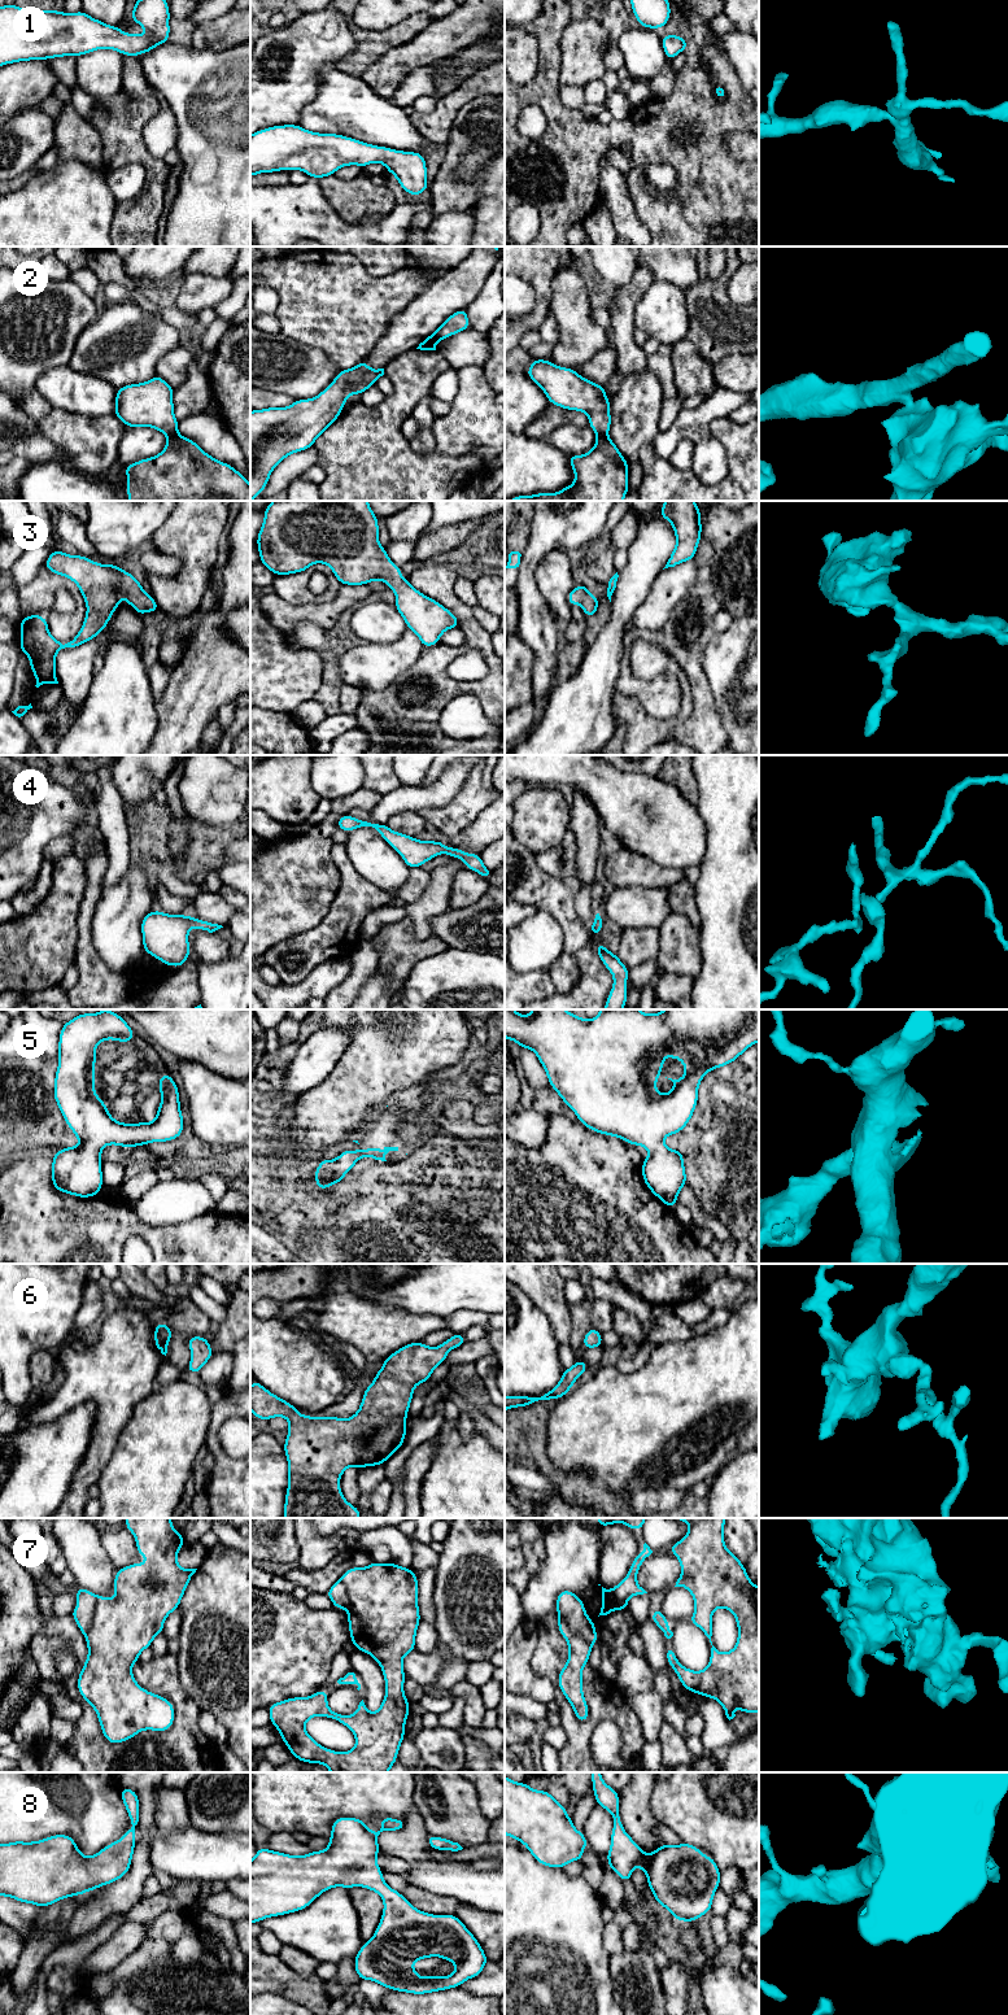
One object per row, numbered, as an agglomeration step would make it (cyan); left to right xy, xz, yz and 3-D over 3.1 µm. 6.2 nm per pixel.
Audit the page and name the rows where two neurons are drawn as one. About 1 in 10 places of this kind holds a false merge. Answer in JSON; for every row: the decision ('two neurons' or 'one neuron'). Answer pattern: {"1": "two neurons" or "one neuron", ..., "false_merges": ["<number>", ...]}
{"1": "one neuron", "2": "two neurons", "3": "one neuron", "4": "one neuron", "5": "one neuron", "6": "one neuron", "7": "two neurons", "8": "one neuron", "false_merges": ["2", "7"]}

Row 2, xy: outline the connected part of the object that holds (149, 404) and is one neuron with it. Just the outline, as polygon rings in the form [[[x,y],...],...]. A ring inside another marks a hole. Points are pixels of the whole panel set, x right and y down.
[[[158,375],[150,380],[118,388],[114,414],[128,428],[150,427],[167,437],[178,432],[174,388]]]

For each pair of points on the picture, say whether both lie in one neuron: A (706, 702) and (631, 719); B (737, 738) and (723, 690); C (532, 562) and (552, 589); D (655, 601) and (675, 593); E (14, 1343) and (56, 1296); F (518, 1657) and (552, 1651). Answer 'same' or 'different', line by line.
A: different
B: same
C: different
D: same
E: same
F: different

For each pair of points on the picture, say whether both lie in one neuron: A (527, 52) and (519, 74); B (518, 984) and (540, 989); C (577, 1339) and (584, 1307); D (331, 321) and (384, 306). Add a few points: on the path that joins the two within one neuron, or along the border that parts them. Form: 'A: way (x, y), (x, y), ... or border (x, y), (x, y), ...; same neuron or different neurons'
A: way (522, 57), (520, 69); same neuron
B: way (523, 989), (535, 989); same neuron
C: way (579, 1331), (580, 1315); same neuron
D: way (344, 310), (371, 306); same neuron

